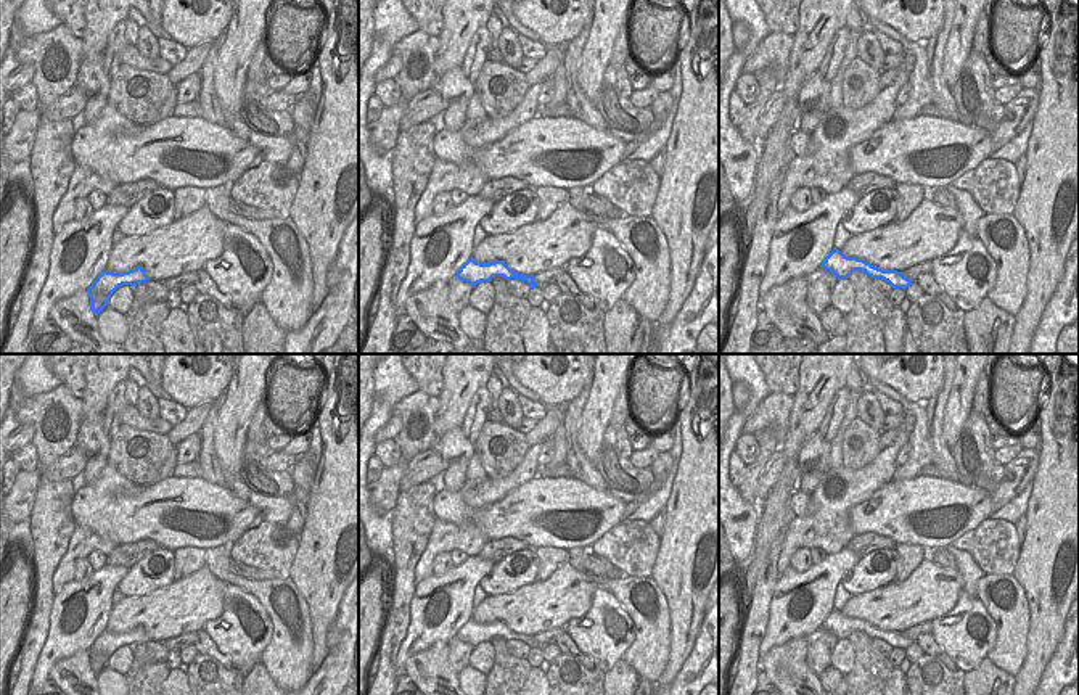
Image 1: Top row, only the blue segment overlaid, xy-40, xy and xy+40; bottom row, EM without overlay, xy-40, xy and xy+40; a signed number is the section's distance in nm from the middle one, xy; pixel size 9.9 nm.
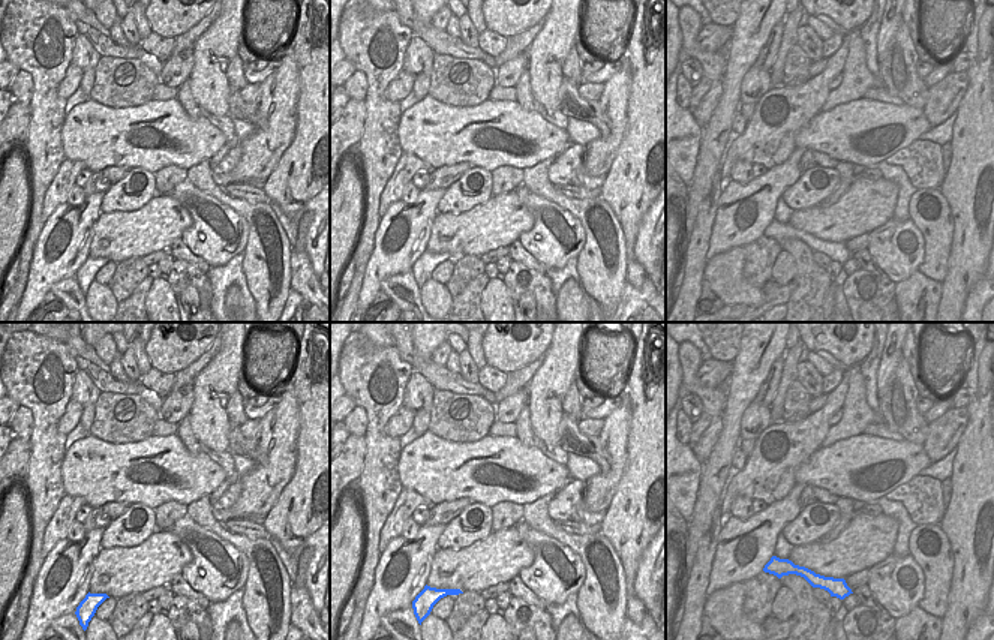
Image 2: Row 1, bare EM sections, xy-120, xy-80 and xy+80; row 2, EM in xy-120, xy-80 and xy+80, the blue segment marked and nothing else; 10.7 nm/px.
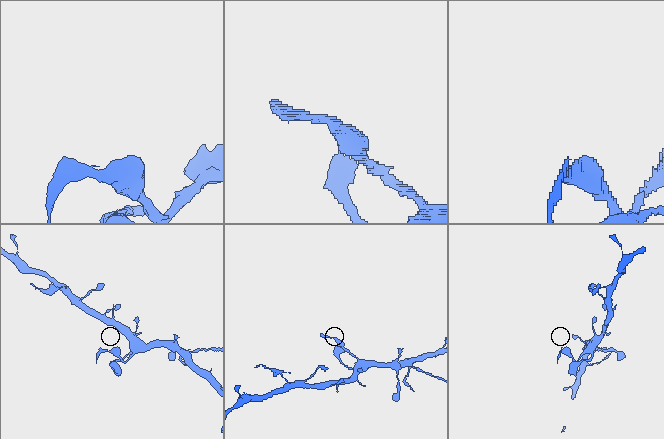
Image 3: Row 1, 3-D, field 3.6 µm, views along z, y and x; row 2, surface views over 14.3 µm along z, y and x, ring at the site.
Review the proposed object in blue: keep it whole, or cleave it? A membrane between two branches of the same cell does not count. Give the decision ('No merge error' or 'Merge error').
No merge error.

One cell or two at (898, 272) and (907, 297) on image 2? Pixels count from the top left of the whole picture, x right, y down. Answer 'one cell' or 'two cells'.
two cells

